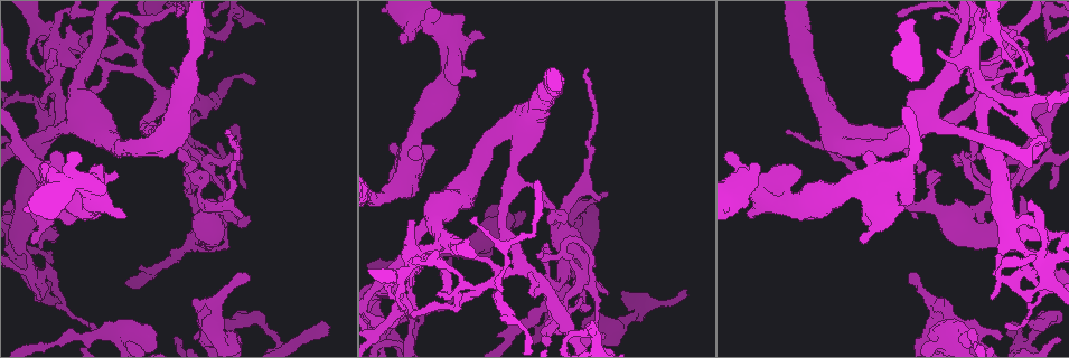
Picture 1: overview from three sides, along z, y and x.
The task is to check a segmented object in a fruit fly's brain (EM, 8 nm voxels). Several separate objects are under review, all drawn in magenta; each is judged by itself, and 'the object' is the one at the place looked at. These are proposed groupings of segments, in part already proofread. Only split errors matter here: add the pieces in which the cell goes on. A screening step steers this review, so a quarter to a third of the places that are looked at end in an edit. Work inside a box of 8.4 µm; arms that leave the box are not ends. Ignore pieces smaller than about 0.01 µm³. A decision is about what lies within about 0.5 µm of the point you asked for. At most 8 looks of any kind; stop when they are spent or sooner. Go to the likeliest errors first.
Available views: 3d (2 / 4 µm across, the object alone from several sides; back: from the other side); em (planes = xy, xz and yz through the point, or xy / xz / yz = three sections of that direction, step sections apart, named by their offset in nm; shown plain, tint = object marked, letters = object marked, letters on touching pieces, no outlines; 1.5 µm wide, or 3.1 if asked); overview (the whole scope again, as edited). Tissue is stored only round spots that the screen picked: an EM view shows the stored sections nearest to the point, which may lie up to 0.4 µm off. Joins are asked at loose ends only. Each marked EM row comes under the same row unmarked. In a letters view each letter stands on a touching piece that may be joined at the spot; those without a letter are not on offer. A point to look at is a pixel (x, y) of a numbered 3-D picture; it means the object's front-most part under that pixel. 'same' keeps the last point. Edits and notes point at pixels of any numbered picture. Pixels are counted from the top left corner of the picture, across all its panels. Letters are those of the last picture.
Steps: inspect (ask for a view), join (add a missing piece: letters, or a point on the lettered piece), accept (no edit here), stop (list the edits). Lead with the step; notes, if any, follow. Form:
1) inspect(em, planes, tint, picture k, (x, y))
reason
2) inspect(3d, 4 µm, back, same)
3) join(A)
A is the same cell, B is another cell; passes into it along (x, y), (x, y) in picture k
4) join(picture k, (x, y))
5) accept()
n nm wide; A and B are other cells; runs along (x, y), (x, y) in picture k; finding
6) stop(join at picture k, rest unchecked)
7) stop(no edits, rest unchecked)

inspect(3d, 2 µm, picture 1, (1039, 319))
free end

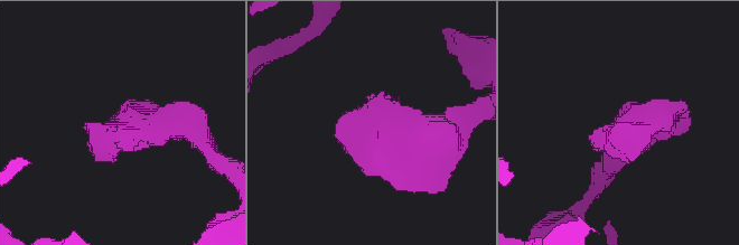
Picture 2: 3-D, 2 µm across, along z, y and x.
inspect(em, planes, letters, picture 2, (616, 122))
shape alone is not enough

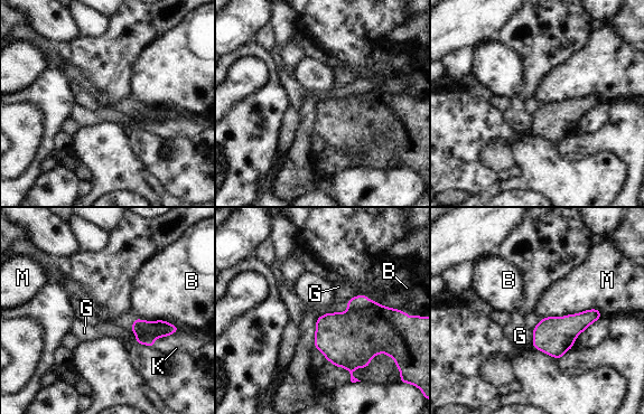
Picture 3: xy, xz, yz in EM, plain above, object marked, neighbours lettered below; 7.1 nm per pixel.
accept()
160 nm wide; M touches over 460 nm; B, G, K and M are other cells; no lettered piece goes on from it

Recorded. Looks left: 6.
inspect(3d, 4 µm, picture 1, (586, 69))
branch stops here

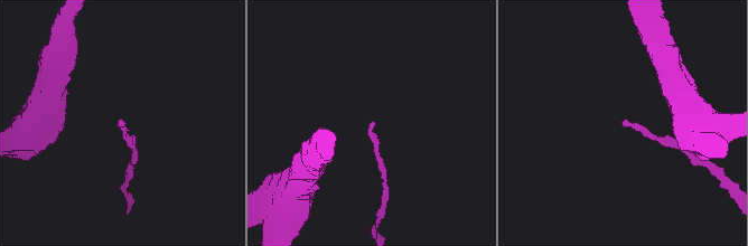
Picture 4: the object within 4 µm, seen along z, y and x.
inspect(em, planes, letters, picture 4, (122, 120))
now the EM

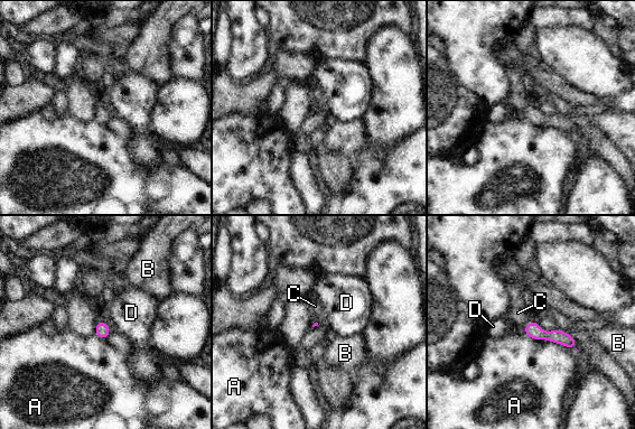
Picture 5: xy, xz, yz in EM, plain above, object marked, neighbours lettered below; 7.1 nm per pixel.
join(C)
C is the same cell, A, B and D are other cells; passes into it along (532, 329), (525, 327), (517, 313) in picture 5; it goes on there

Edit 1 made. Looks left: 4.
inspect(em, xy, step 8, tint, picture 1, (686, 295))
branch stops here

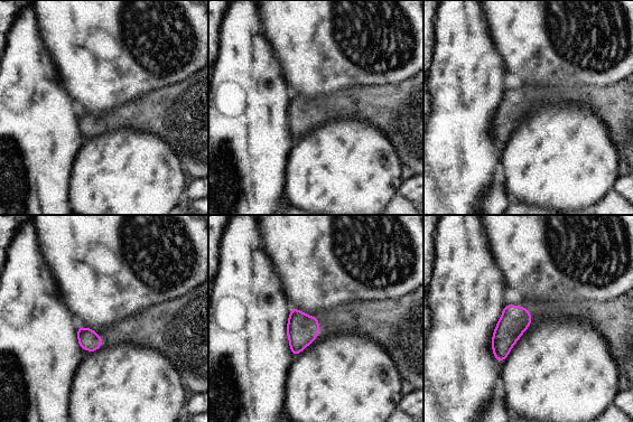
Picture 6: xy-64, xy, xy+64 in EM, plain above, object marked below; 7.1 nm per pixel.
inspect(em, planes, letters, same)
cut it another way

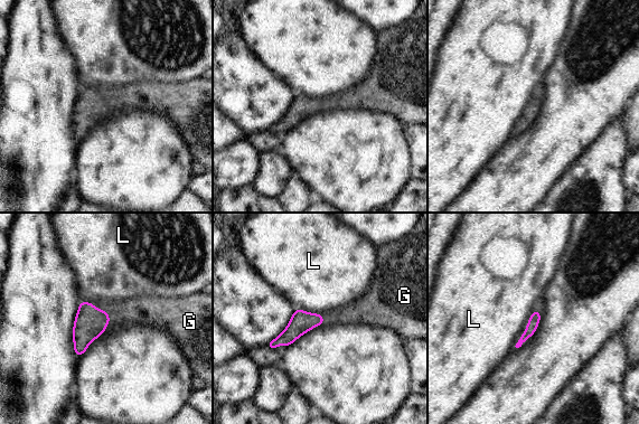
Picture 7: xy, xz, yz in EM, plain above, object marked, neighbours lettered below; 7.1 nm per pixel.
join(G)
G is the same cell, L is another cell; passes into it along (90, 323), (109, 318), (121, 313) in picture 7; it goes on there

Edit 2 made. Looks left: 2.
stop(join at picture 5, join at picture 7, rest unchecked)

